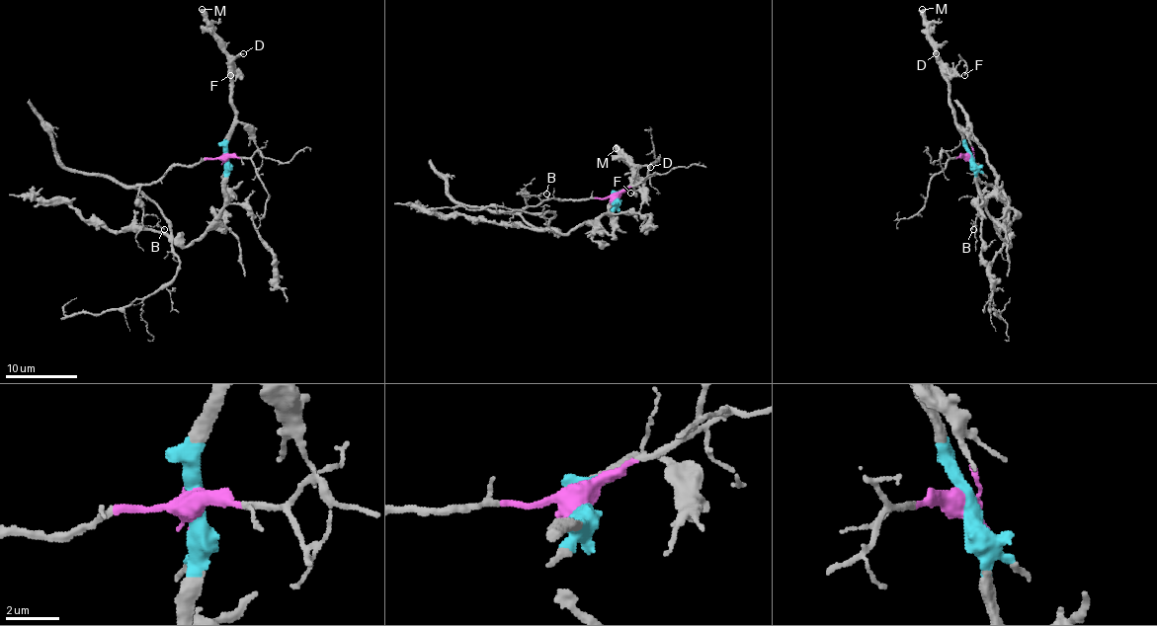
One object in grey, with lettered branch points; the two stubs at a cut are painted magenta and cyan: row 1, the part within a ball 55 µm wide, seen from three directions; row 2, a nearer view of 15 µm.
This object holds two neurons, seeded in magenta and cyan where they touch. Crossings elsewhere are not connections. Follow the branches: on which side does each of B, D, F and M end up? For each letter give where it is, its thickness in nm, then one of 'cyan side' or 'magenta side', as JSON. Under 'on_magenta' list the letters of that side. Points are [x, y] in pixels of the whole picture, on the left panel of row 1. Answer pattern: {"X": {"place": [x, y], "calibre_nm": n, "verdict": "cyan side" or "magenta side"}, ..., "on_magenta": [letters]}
{"B": {"place": [164, 229], "calibre_nm": 100, "verdict": "magenta side"}, "D": {"place": [243, 53], "calibre_nm": 200, "verdict": "cyan side"}, "F": {"place": [230, 75], "calibre_nm": 140, "verdict": "cyan side"}, "M": {"place": [202, 9], "calibre_nm": 550, "verdict": "cyan side"}, "on_magenta": ["B"]}

